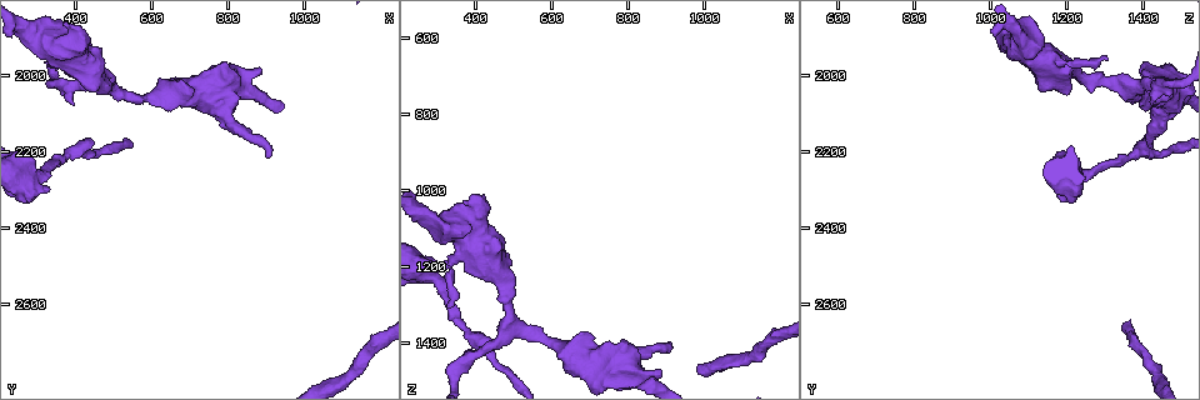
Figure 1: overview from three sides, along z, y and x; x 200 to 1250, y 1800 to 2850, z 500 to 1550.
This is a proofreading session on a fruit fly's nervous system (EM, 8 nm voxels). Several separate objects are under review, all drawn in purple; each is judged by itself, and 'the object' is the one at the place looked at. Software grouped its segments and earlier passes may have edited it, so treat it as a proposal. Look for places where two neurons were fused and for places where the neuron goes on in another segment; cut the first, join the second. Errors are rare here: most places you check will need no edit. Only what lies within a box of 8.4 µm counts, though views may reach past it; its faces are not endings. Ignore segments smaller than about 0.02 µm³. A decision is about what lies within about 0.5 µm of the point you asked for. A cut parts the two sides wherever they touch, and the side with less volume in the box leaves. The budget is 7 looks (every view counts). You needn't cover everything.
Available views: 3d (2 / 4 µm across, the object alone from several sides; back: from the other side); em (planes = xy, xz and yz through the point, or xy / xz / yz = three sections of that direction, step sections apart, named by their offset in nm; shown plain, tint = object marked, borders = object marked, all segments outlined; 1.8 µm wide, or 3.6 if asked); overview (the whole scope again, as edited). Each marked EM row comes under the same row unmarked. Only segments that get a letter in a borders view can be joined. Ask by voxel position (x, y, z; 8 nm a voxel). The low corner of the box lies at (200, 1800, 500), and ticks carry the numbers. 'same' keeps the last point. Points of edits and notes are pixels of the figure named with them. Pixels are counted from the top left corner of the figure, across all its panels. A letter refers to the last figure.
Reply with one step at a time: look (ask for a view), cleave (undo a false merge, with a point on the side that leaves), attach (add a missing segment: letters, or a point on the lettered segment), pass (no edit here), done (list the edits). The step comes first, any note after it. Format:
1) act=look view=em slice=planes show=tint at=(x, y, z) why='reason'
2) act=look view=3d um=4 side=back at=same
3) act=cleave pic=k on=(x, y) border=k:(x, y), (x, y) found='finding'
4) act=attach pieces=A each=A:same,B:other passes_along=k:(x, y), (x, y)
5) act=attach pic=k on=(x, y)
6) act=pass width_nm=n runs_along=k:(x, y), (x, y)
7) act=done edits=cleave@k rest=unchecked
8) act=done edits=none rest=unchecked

act=look view=em slice=xz step=16 show=tint at=(325, 2300, 1190) why='branch stops here'

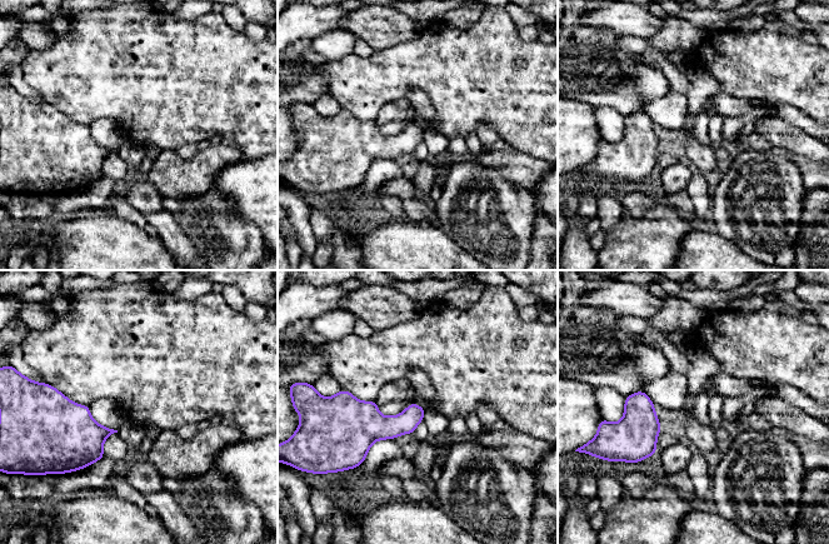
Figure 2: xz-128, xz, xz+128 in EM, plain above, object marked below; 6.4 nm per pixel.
act=look view=em slice=planes show=borders at=same why='another direction'

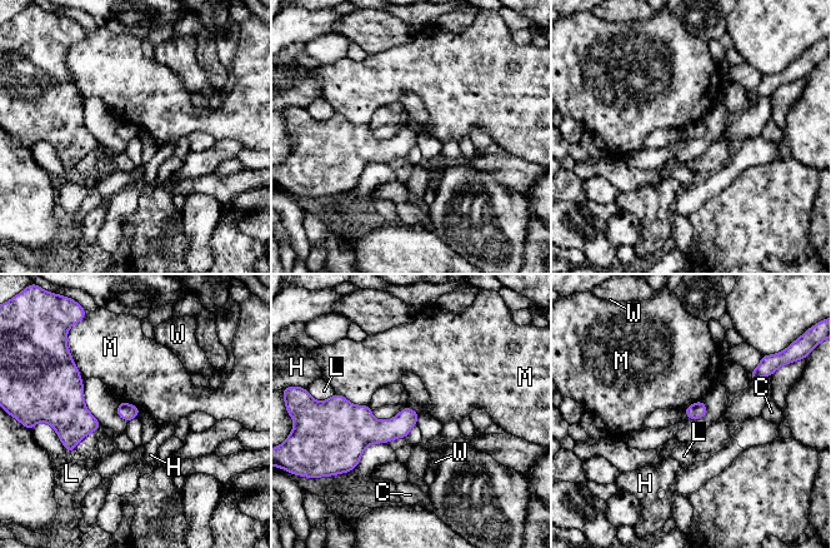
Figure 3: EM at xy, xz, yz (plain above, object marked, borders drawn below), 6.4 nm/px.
act=pass each=C:other,H:other,L:other,M:other,W:other found='no lettered segment goes on from it'

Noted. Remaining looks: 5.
act=look view=3d um=2 at=(325, 1945, 1310) why='an open end'

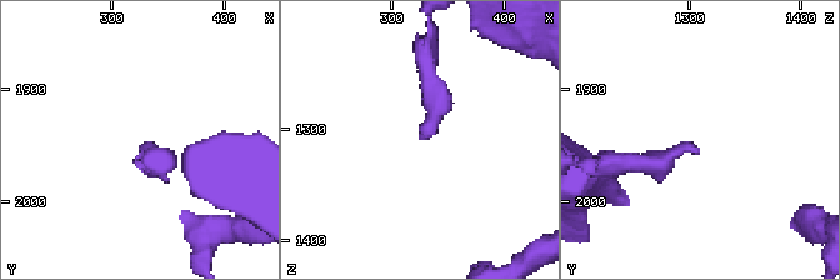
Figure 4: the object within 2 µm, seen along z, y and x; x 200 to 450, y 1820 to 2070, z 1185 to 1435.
act=look view=em slice=planes show=borders at=(322, 1954, 1308)

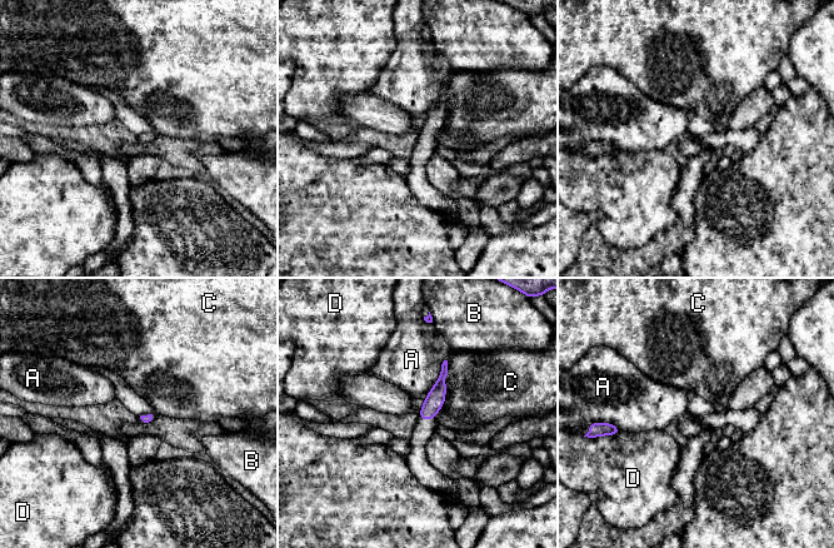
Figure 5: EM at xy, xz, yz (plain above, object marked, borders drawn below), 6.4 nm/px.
act=pass each=A:other,B:other,C:other,D:other runs_along=5:(444, 367), (437, 397), (425, 417) found='no lettered segment goes on from it'

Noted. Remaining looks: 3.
act=look view=em slice=xz step=4 show=tint at=(890, 2205, 1400) why='branch stops here'

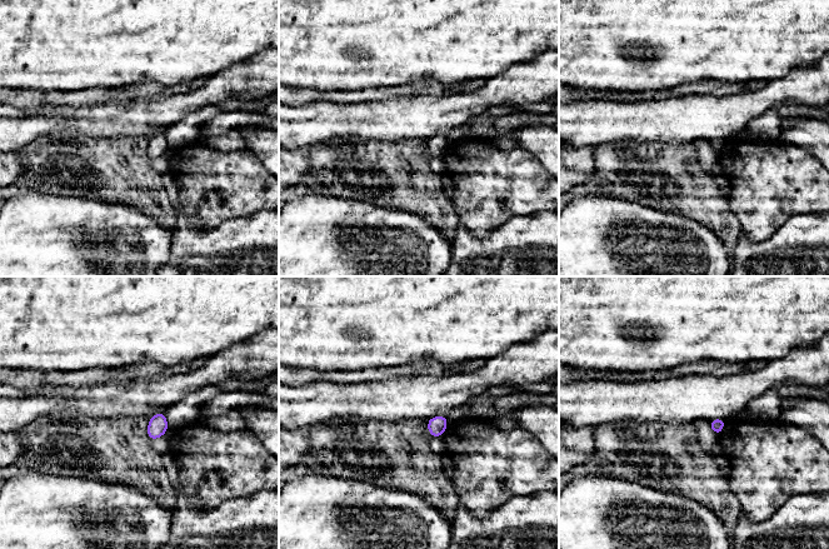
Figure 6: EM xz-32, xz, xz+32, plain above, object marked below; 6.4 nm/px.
act=look view=em slice=planes show=borders at=same why='another direction'

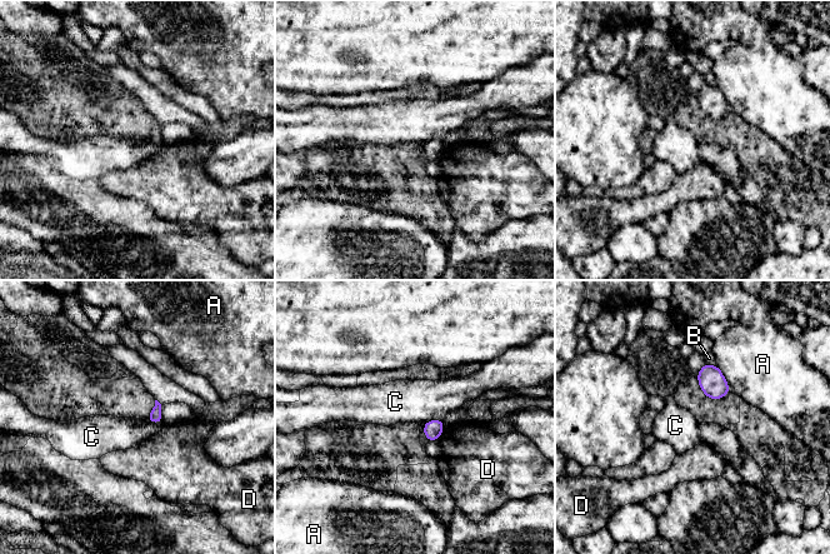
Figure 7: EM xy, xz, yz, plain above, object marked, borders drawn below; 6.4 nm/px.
act=pass each=A:other,B:other,C:other,D:other border=7:(441, 419), (430, 419), (424, 424) found='no lettered segment goes on from it'

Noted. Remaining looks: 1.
act=done edits=none rest=unchecked

